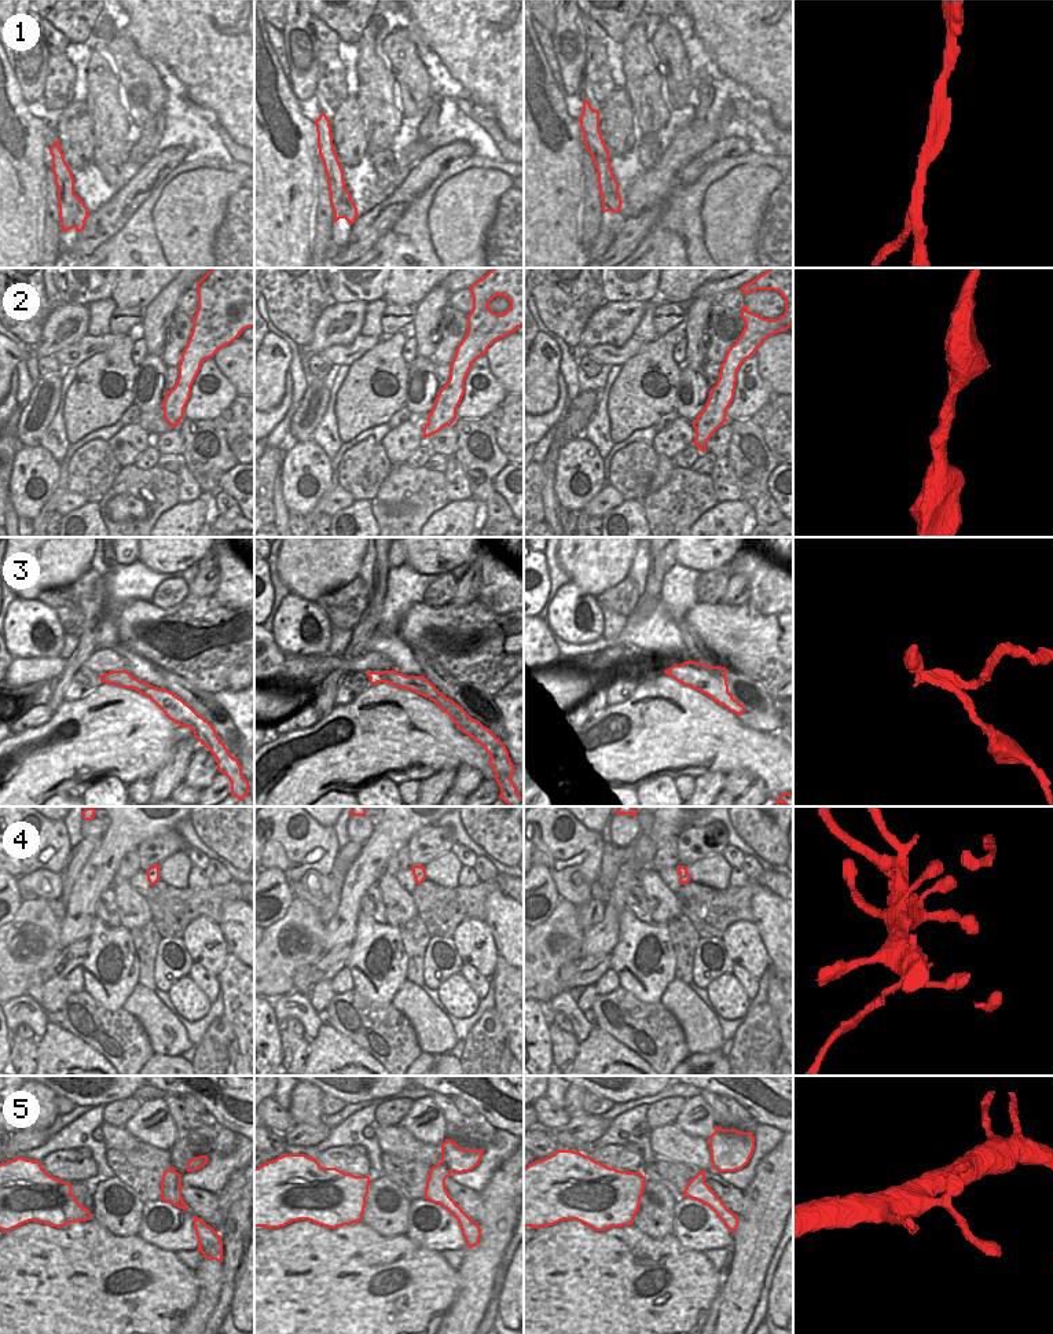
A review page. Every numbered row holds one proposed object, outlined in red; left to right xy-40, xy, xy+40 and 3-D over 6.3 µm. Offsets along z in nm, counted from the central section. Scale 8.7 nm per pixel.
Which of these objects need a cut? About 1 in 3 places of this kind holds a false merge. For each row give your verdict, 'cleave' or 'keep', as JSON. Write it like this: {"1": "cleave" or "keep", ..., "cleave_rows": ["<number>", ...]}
{"1": "cleave", "2": "keep", "3": "cleave", "4": "keep", "5": "keep", "cleave_rows": ["1", "3"]}

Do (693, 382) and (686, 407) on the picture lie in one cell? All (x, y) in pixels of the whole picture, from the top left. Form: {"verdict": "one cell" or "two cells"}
{"verdict": "one cell"}

